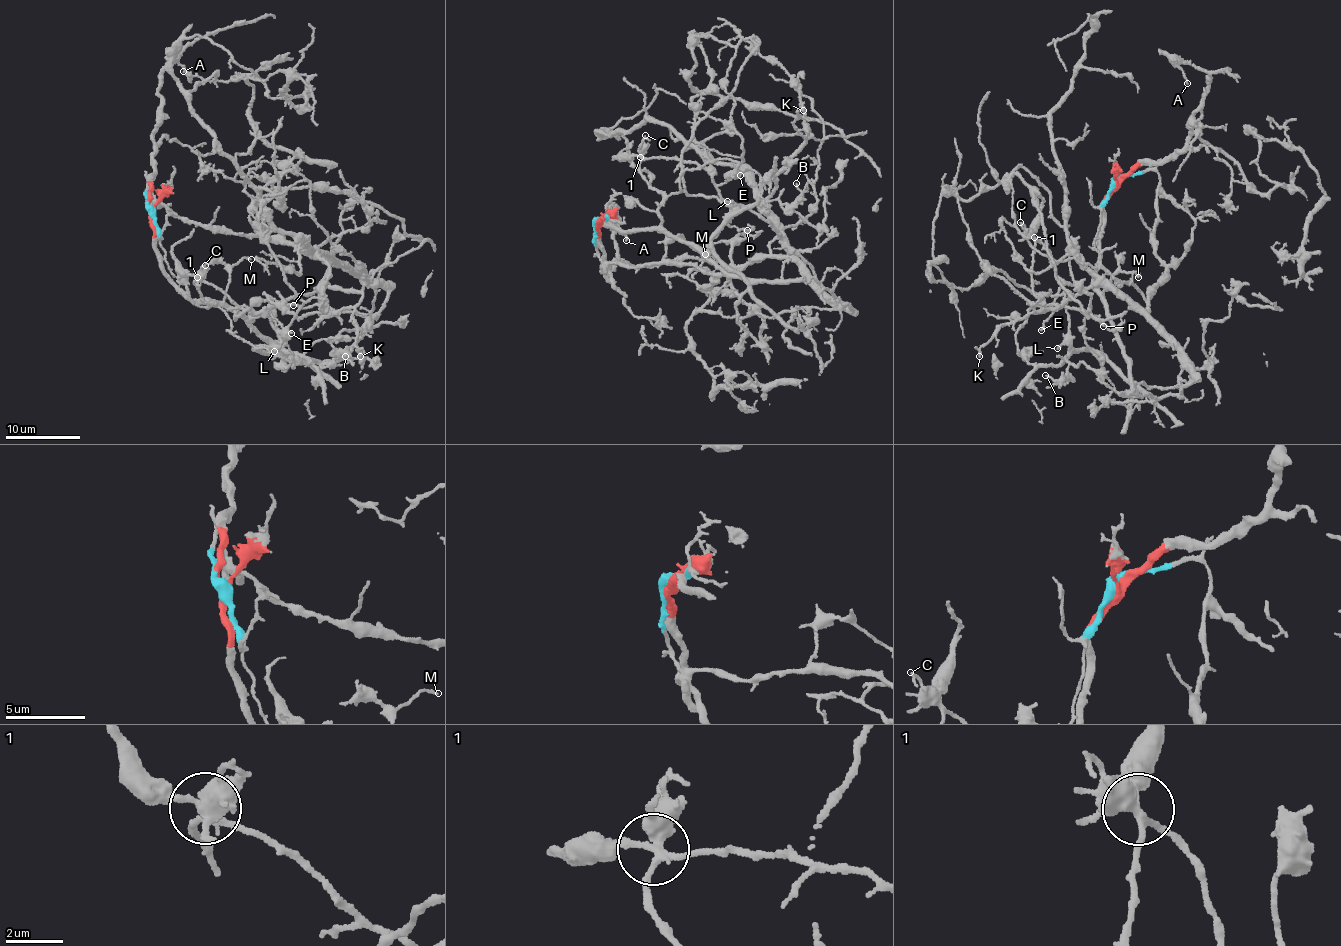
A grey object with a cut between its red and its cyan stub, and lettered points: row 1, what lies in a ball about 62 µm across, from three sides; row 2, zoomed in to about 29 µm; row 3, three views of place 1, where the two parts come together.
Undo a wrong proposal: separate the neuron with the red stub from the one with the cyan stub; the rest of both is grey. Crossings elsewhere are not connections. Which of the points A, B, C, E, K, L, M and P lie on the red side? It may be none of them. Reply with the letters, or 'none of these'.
A, B, C, L, M

